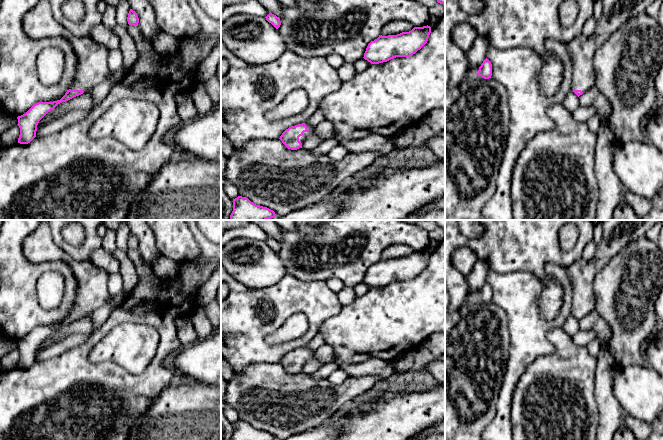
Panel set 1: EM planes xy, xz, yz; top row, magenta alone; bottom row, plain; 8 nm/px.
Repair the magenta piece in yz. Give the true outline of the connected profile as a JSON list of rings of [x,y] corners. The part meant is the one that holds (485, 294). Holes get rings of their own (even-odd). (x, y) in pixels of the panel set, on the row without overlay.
[[[486,282],[478,294],[478,299],[481,300],[484,303],[489,303],[492,300],[492,288],[491,286]]]

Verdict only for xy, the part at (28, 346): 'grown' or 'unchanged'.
grown

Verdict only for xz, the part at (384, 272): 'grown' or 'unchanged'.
unchanged

